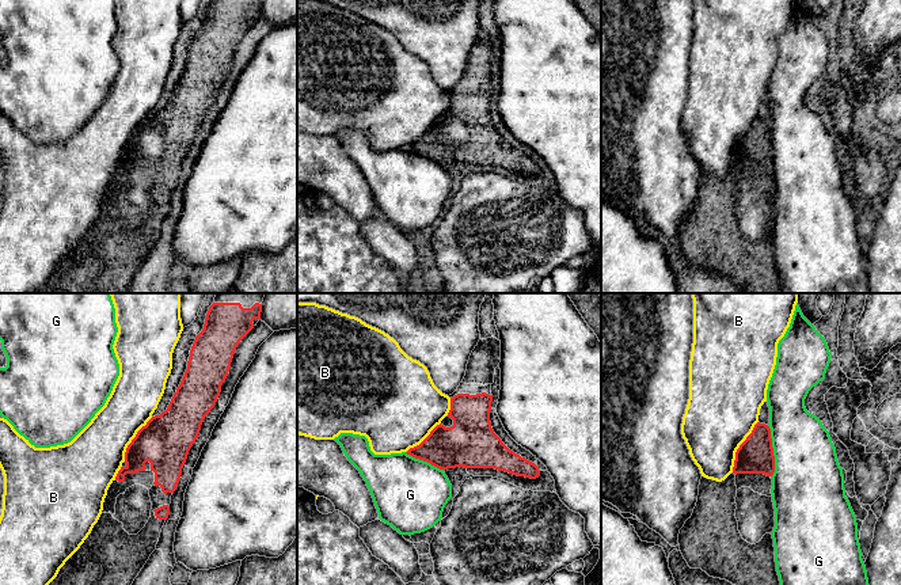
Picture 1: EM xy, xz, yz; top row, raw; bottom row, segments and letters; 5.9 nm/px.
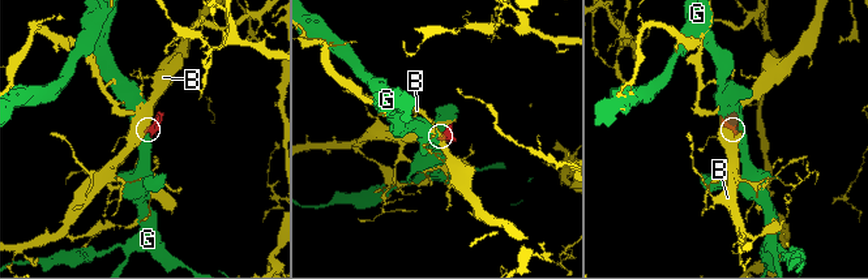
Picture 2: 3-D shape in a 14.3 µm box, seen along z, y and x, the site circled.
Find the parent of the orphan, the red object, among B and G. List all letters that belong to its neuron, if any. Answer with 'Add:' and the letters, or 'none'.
Add: none

